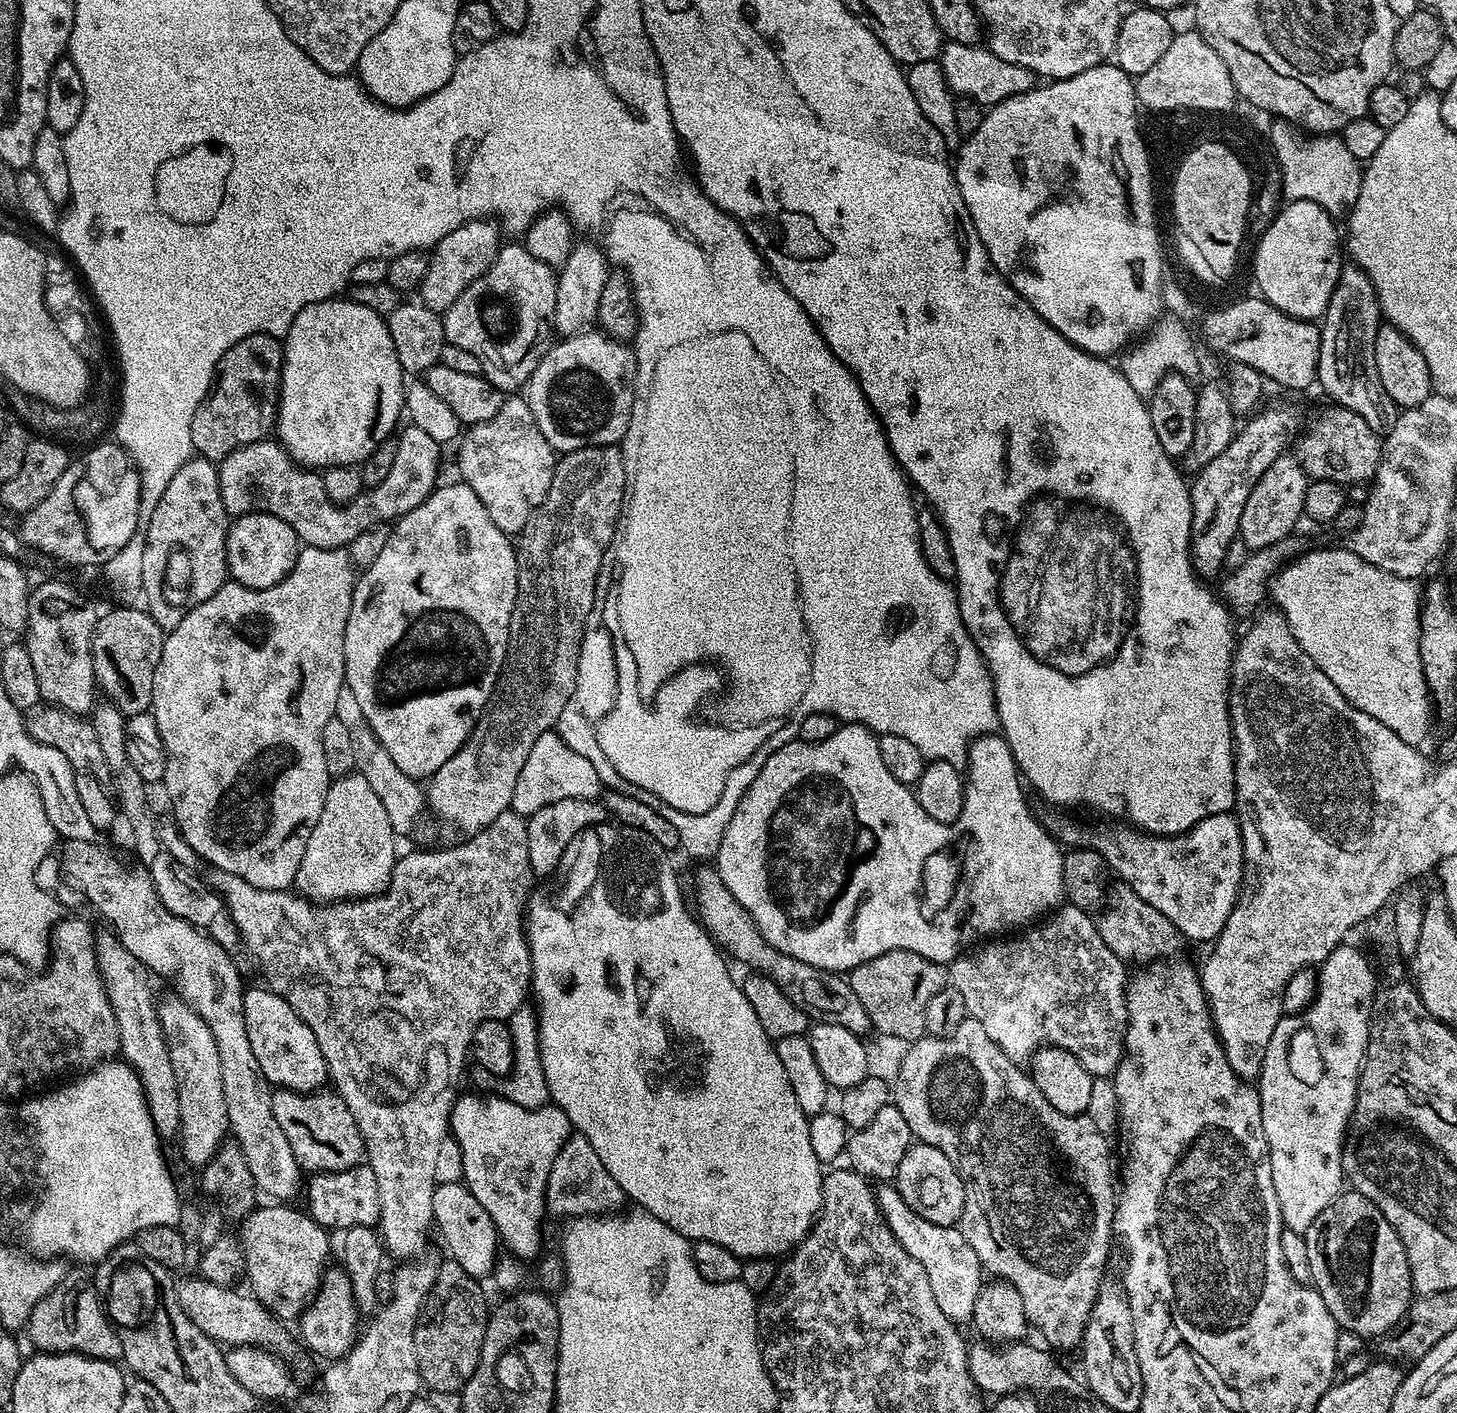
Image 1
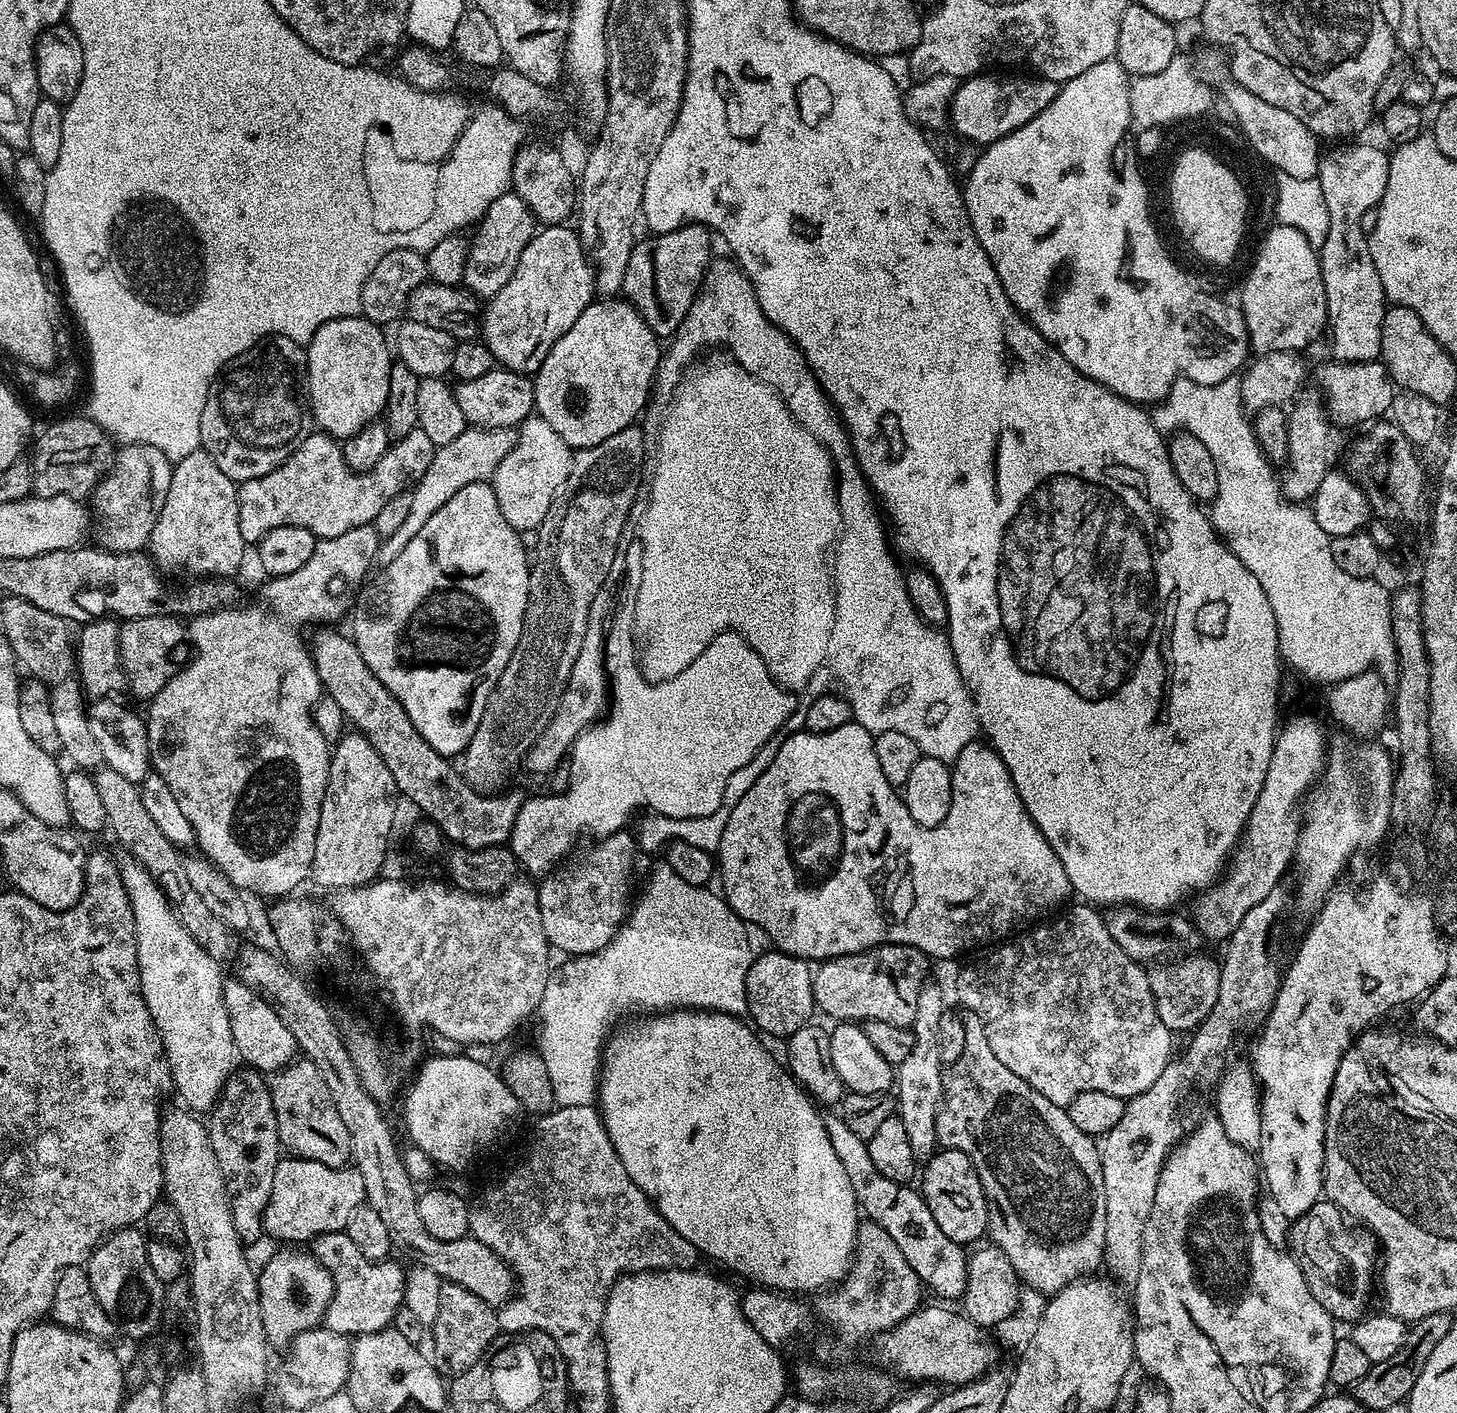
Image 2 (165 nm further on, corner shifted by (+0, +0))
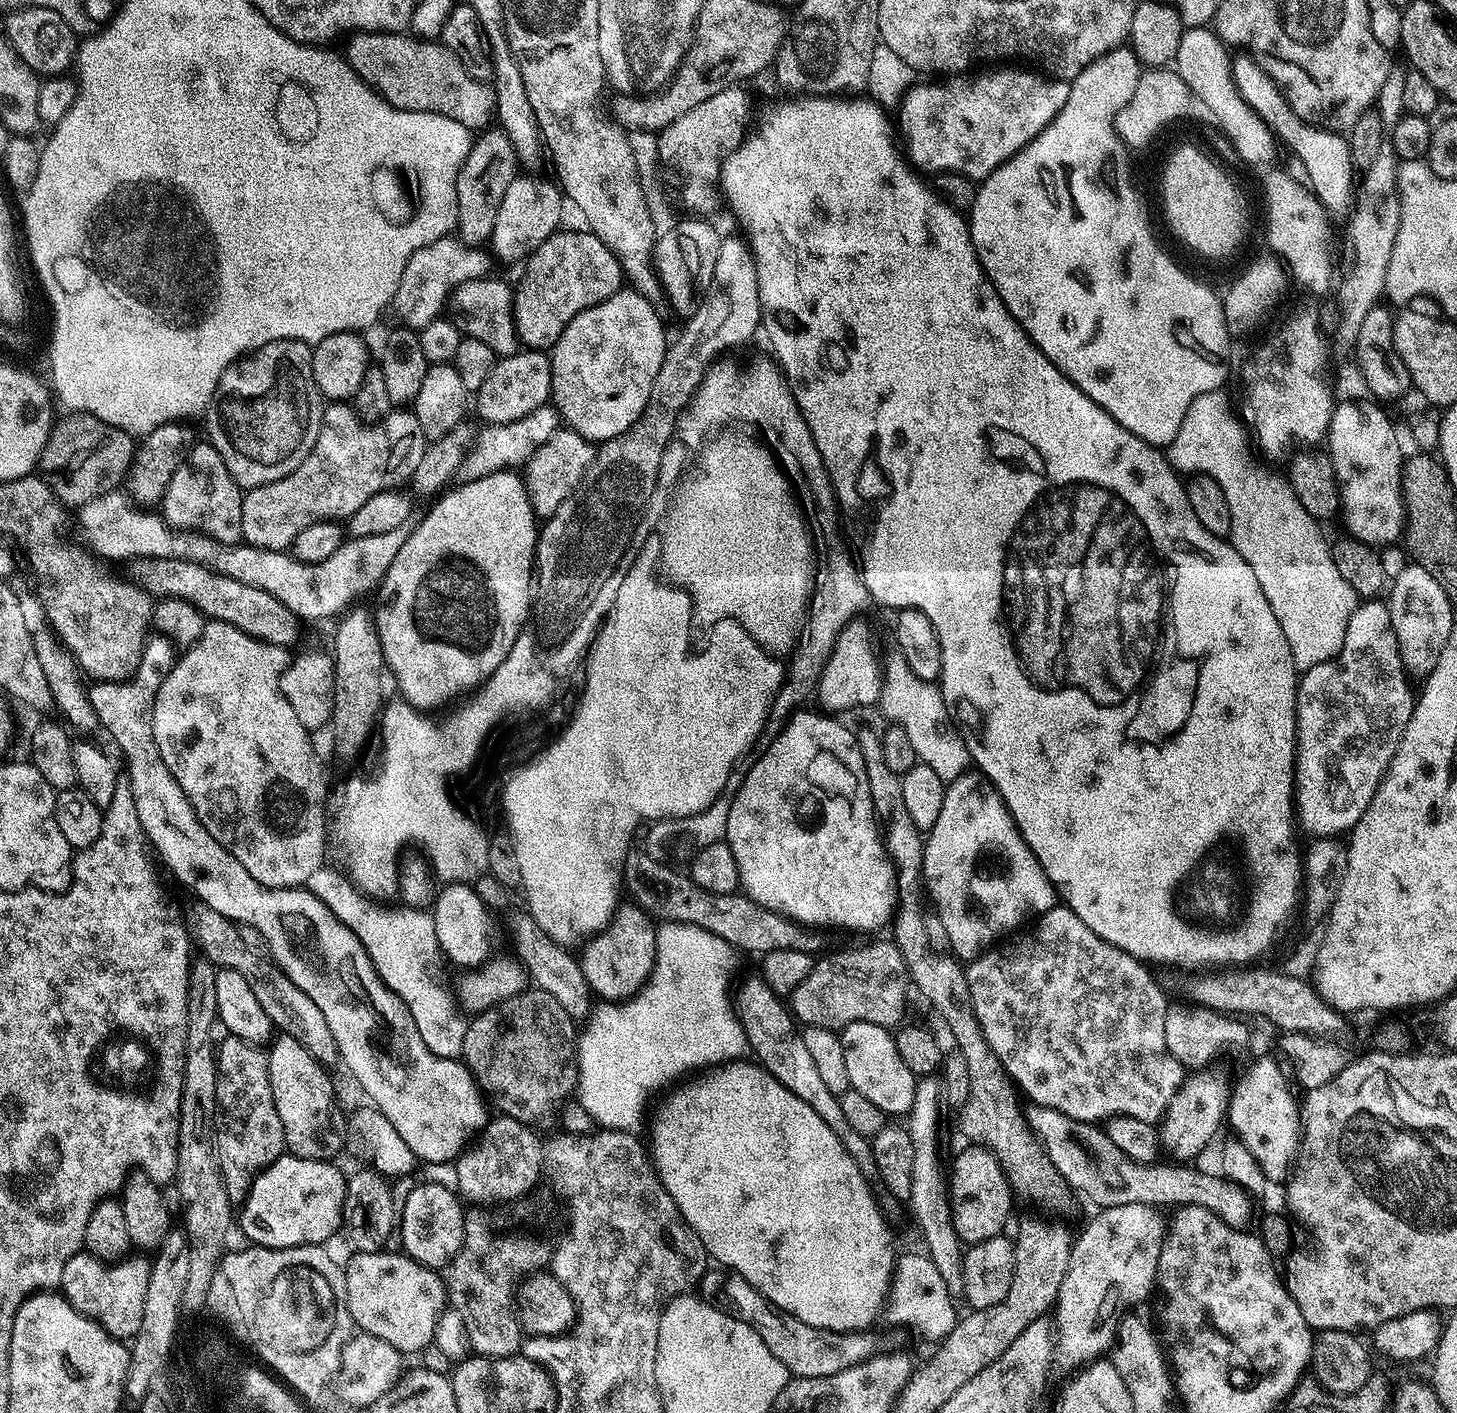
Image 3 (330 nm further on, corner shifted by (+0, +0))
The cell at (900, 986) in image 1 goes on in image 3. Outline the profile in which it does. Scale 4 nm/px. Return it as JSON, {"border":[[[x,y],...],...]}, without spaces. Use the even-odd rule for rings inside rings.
{"border":[[[885,940],[850,952],[836,952],[833,956],[821,955],[813,963],[810,974],[806,974],[806,979],[792,992],[790,1011],[793,1017],[810,1028],[833,1030],[843,1030],[854,1022],[874,1022],[886,1029],[899,1025],[904,1020],[910,977],[895,943]]]}

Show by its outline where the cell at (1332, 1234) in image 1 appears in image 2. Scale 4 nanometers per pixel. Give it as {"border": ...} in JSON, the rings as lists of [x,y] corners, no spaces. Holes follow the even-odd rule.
{"border":[[[1327,1198],[1317,1200],[1306,1214],[1296,1216],[1288,1229],[1288,1248],[1306,1278],[1306,1286],[1332,1315],[1333,1321],[1361,1321],[1378,1276],[1378,1241],[1371,1232],[1355,1232],[1340,1207]]]}

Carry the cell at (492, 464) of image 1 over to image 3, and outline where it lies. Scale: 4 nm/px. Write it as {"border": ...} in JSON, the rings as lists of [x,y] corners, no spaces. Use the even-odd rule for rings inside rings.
{"border":[[[561,426],[538,451],[529,458],[526,471],[523,473],[524,483],[528,486],[528,497],[537,517],[552,516],[572,496],[572,492],[584,480],[592,459],[596,457],[593,441],[582,438],[582,434]]]}

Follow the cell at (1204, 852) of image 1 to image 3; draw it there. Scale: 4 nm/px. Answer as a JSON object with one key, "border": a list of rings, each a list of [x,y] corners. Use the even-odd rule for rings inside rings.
{"border":[[[1368,600],[1357,605],[1357,608],[1350,614],[1346,626],[1346,638],[1340,647],[1340,653],[1332,660],[1318,662],[1318,666],[1303,669],[1296,686],[1296,778],[1294,781],[1294,802],[1298,807],[1298,820],[1304,823],[1304,828],[1312,832],[1313,837],[1318,836],[1340,836],[1351,830],[1358,818],[1370,806],[1374,794],[1380,783],[1384,781],[1384,774],[1387,772],[1396,751],[1398,742],[1402,738],[1402,730],[1406,730],[1406,722],[1410,722],[1410,714],[1416,705],[1417,693],[1412,692],[1410,673],[1403,664],[1400,653],[1398,638],[1395,636],[1394,626],[1391,625],[1390,610],[1387,603],[1382,600]]]}

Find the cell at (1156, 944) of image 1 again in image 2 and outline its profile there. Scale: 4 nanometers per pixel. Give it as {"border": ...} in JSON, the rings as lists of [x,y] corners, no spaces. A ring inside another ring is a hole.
{"border":[[[1193,954],[1187,958],[1177,959],[1167,966],[1153,967],[1148,972],[1150,990],[1156,999],[1158,1018],[1162,1018],[1162,1022],[1173,1034],[1188,1031],[1191,1033],[1199,1028],[1203,1020],[1210,1014],[1210,1010],[1214,1010],[1214,1006],[1218,1002],[1220,964],[1204,955]]]}

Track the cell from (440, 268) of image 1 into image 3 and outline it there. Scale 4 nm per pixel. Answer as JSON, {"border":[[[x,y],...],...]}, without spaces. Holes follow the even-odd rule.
{"border":[[[518,174],[514,182],[506,186],[502,206],[498,206],[498,218],[494,218],[494,230],[490,241],[493,253],[496,251],[504,260],[527,261],[532,251],[542,246],[542,242],[546,242],[546,238],[550,238],[550,234],[554,234],[561,227],[560,219],[564,216],[566,200],[561,189],[549,180],[535,180],[532,176]]]}

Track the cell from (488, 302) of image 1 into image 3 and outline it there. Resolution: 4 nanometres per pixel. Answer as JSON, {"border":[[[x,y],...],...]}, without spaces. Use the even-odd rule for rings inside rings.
{"border":[[[557,230],[532,251],[523,265],[520,285],[514,288],[512,312],[516,318],[516,335],[528,350],[548,350],[558,342],[562,330],[582,310],[598,306],[622,287],[618,258],[590,230],[564,232]]]}

